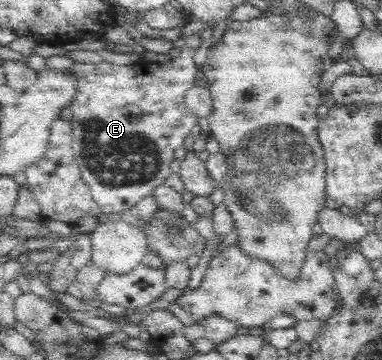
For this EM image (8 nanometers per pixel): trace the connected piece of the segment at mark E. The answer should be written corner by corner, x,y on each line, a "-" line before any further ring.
180,44
180,54
181,56
173,59
169,64
159,64
159,63
137,63
132,65
117,65
106,61
99,63
76,63
69,68
64,67
63,72
65,74
75,74
77,79
77,94
75,100
70,104
70,109
72,112
72,149
74,152
74,157
76,158
76,163
79,166
80,174
83,175
85,183
91,188
91,193
93,194
93,199
99,205
102,214
111,214
115,220
121,219
121,214
131,210
133,206
137,206
143,198
150,196
154,191
170,178
171,163
174,161
175,150
181,147
184,139
187,137
191,128
197,123
197,115
189,109
185,104
185,95
187,90
189,90
199,76
199,71
197,69
197,64
193,61
194,50
189,48
187,45

